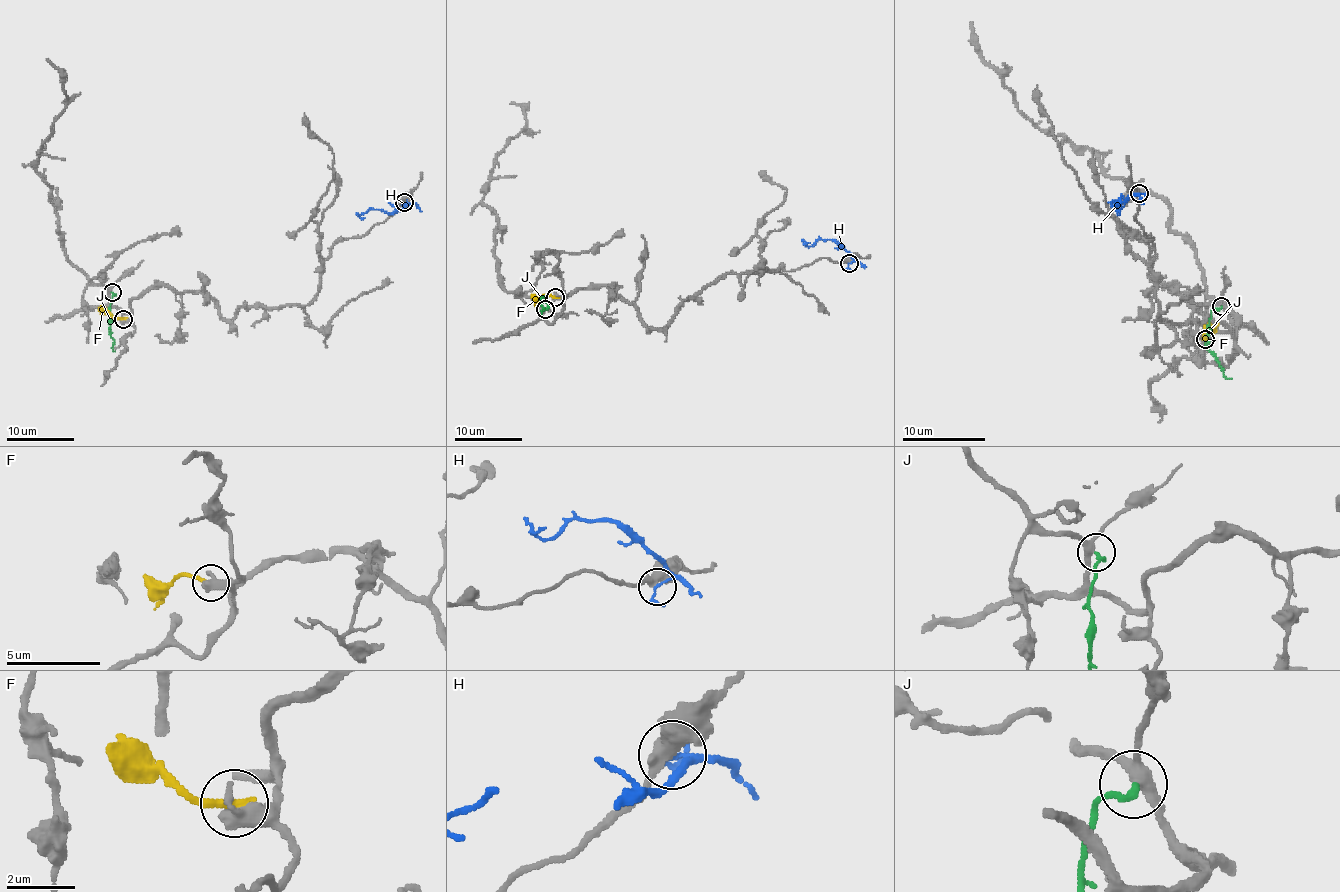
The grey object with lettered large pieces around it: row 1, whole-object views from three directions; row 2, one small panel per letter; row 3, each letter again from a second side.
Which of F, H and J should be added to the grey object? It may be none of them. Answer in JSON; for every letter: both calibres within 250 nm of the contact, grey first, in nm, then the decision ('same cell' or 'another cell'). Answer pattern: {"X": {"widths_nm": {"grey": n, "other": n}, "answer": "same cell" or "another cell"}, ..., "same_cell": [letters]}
{"F": {"widths_nm": {"grey": 440, "other": 240}, "answer": "another cell"}, "H": {"widths_nm": {"grey": 440, "other": 90}, "answer": "another cell"}, "J": {"widths_nm": {"grey": 320, "other": 200}, "answer": "another cell"}, "same_cell": []}

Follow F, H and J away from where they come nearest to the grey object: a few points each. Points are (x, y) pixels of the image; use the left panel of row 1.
F: (124, 319), (112, 316), (102, 306)
H: (404, 203), (407, 202), (400, 209), (388, 212), (368, 209), (359, 216), (364, 217)
J: (113, 292), (110, 327), (115, 351)

